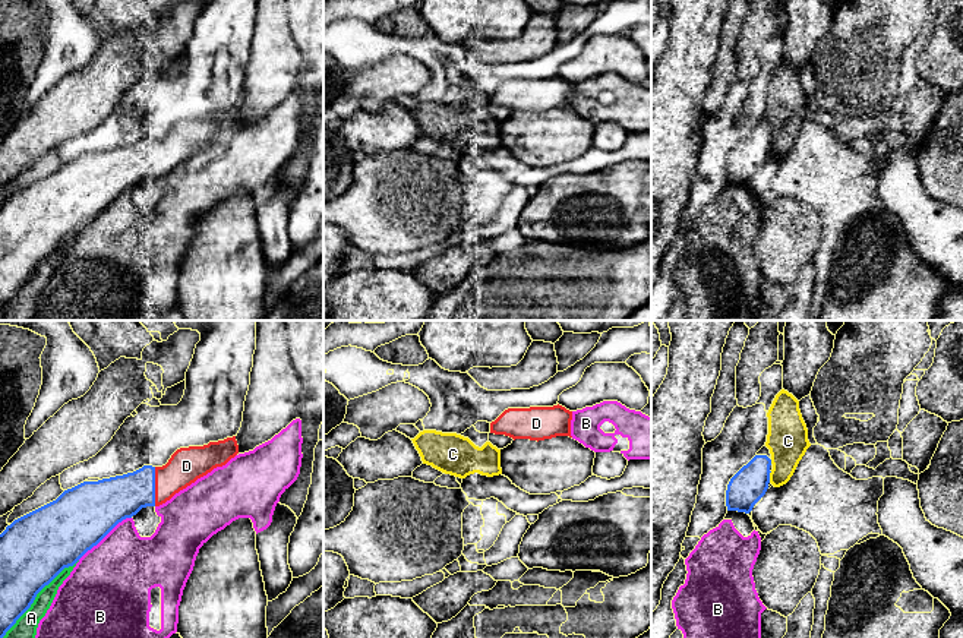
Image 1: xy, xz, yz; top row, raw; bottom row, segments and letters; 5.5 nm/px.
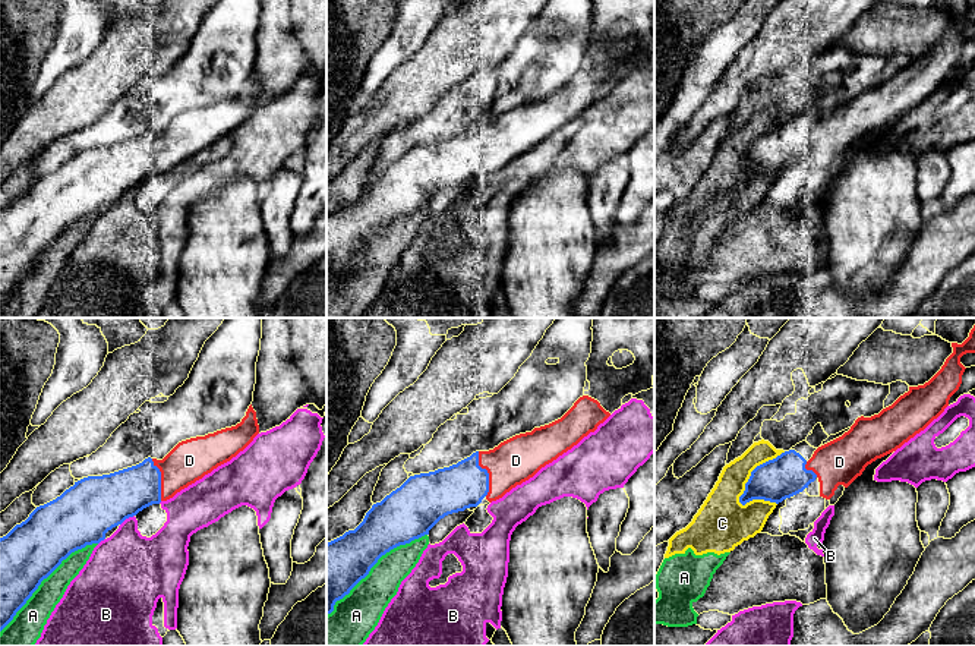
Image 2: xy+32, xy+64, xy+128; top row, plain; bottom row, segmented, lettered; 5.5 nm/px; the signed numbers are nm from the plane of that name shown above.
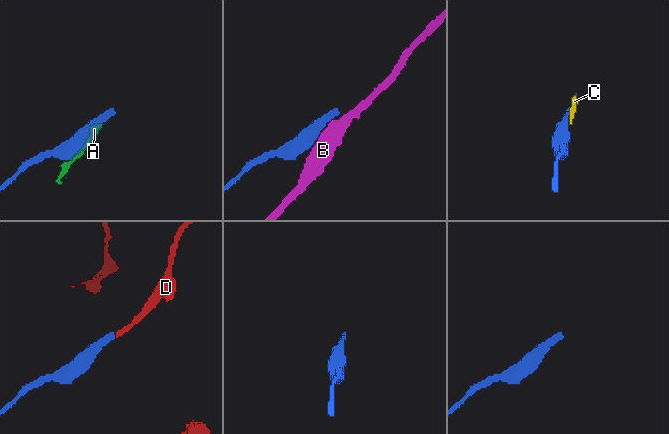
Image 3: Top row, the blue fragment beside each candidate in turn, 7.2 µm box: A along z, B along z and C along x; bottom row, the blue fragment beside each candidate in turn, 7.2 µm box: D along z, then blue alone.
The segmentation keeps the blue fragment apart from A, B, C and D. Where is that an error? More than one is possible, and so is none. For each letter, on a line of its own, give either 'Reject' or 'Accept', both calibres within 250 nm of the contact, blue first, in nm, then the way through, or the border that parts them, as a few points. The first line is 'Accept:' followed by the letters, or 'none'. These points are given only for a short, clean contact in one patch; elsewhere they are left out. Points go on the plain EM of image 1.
Accept: D
A: Reject. Thickness 360 nm (blue) against 150 nm
B: Reject. Thickness 360 nm (blue) against 420 nm
C: Reject. Thickness 190 nm (blue) against 220 nm
D: Accept. Thickness 240 nm (blue) against 190 nm

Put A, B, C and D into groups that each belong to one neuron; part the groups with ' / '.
A C / B / D

